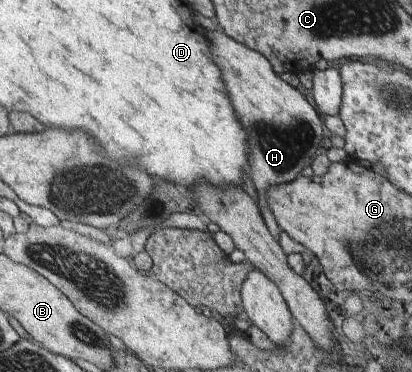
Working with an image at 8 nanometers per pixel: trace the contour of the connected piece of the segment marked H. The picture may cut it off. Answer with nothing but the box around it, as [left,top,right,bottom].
[208,31,326,243]

